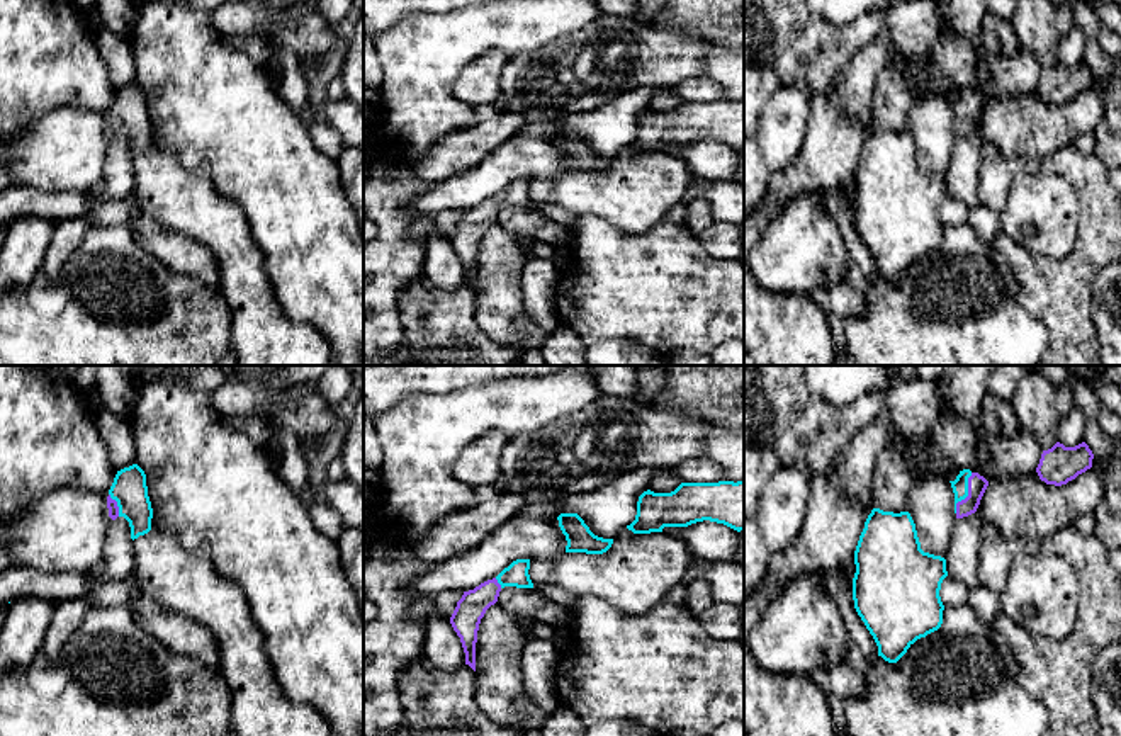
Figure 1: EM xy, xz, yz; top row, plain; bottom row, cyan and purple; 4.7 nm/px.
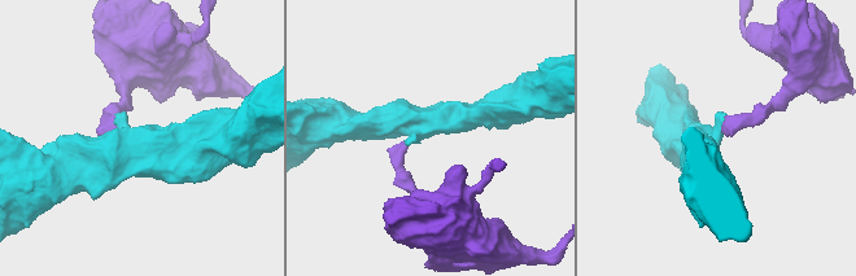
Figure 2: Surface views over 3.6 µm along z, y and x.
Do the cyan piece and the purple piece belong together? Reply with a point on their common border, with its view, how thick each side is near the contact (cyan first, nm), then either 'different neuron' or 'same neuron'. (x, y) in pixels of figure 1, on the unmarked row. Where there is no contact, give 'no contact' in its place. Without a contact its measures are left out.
contact yz (967, 113); calibres 80 and 90 nm; same neuron

